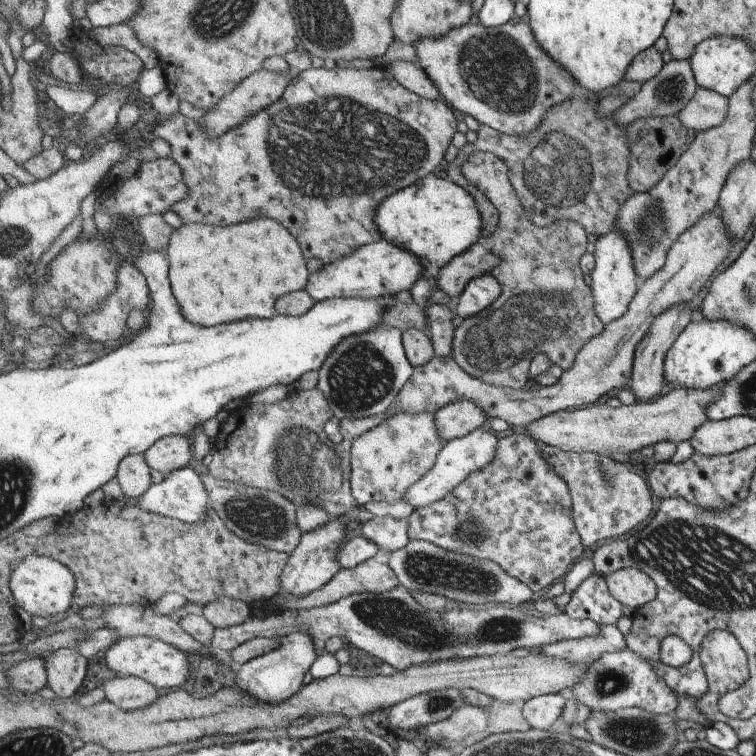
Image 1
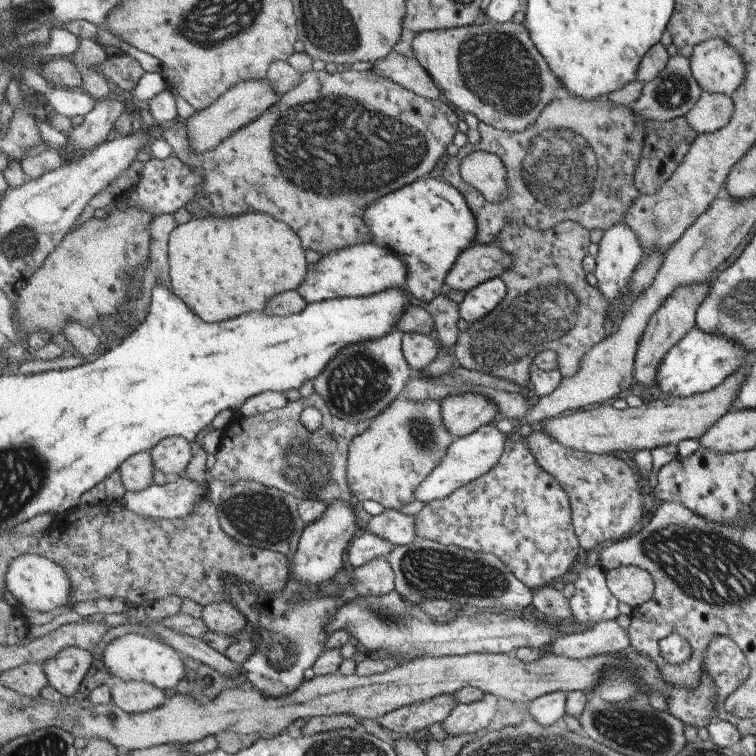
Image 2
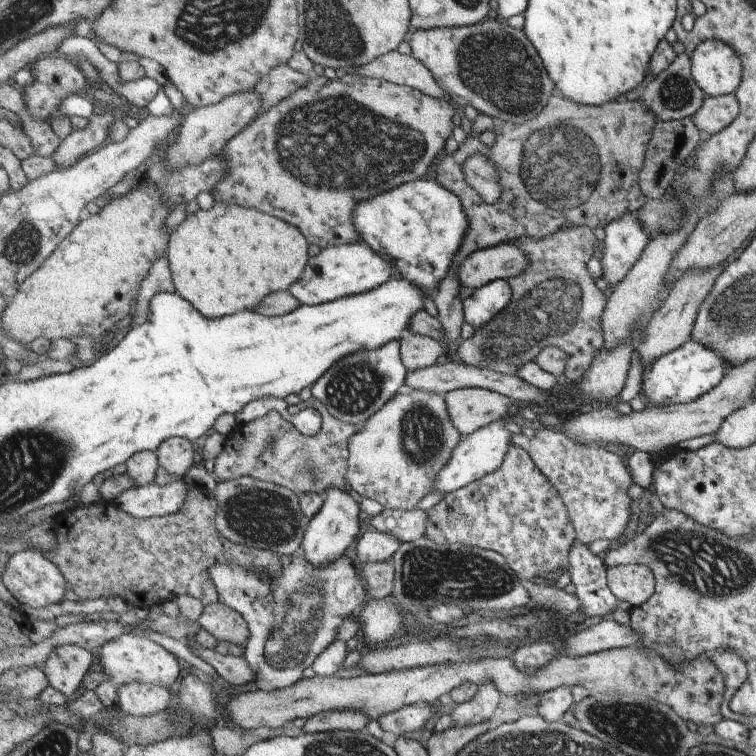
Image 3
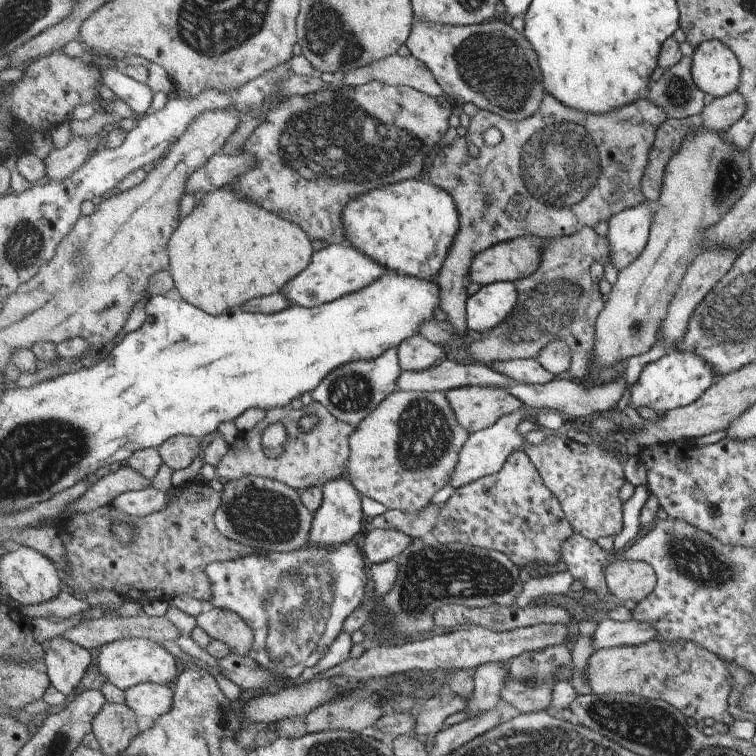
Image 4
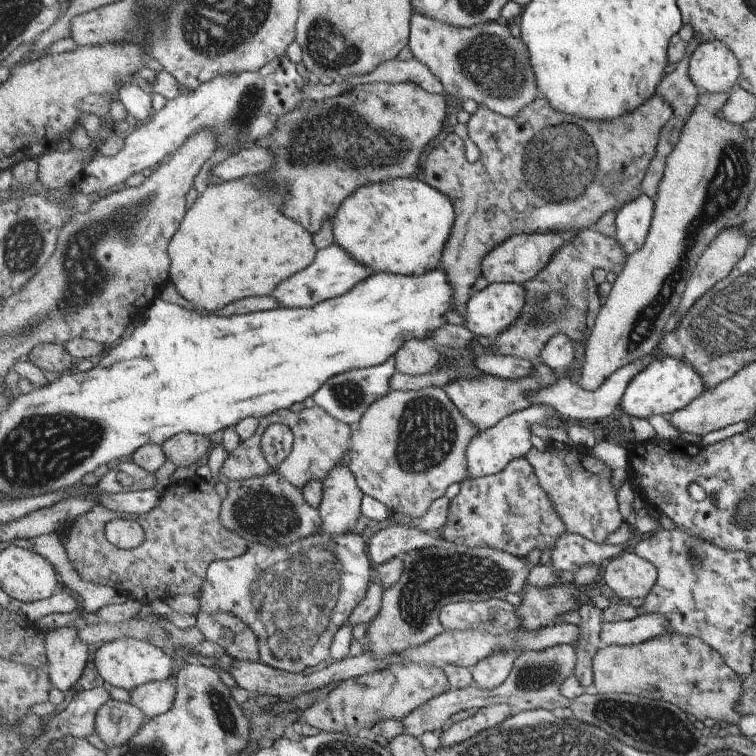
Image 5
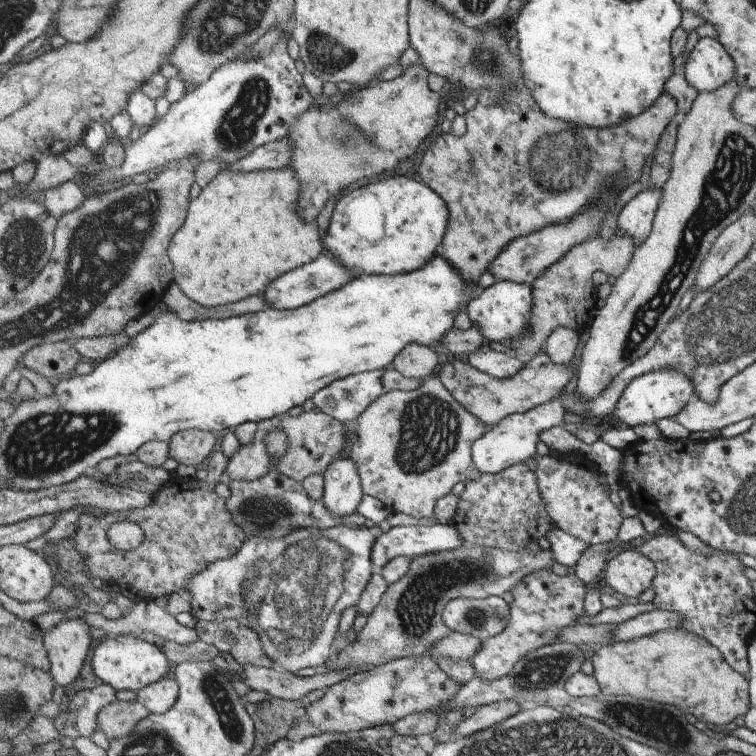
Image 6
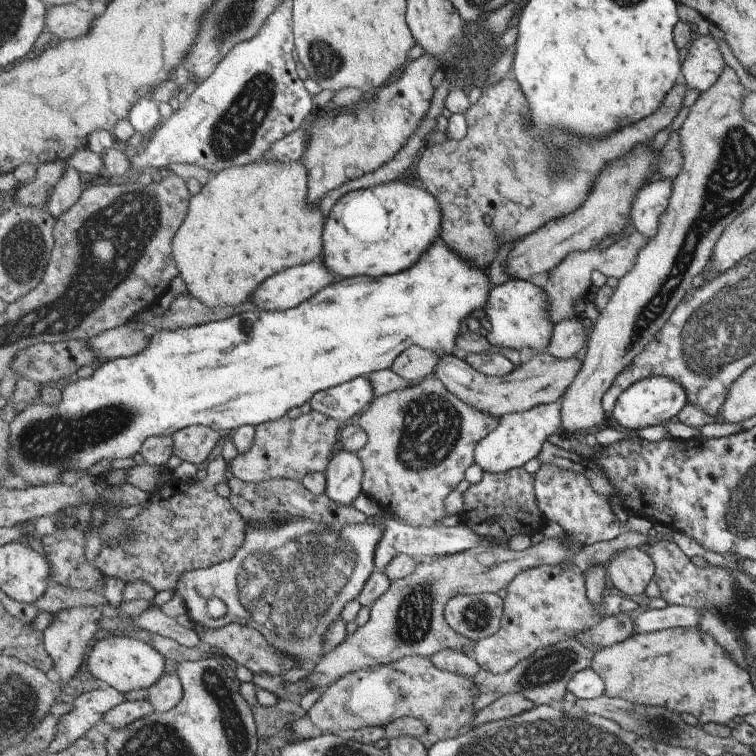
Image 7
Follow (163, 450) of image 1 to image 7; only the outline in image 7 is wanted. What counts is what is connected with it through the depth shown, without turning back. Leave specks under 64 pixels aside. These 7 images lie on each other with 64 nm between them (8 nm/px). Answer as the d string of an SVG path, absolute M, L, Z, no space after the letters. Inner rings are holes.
M191 426L178 431L173 436L174 455L181 461L201 464L209 458L224 432L209 426Z

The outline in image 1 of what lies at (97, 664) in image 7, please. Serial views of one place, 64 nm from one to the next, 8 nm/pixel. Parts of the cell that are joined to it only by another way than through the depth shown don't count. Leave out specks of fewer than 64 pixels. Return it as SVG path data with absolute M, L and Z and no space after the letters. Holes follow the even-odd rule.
M150 636L121 638L108 648L105 658L108 668L114 670L117 676L144 678L158 688L171 690L177 686L183 686L191 678L191 667L194 667L196 663L193 657L179 650L179 647L171 646L171 643L163 639Z

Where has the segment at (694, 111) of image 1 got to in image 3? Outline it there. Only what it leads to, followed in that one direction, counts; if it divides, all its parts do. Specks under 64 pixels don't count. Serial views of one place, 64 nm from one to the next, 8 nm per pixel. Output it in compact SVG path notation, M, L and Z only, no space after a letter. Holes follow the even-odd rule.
M734 93L703 99L699 110L690 116L704 136L717 134L727 128L731 121L739 114L739 104Z

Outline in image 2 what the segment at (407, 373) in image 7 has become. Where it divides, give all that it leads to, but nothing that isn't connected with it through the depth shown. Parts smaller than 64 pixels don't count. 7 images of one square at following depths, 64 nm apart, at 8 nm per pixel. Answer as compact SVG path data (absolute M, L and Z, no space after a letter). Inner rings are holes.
M404 333L403 354L407 364L416 370L429 368L439 356L440 342L432 335Z

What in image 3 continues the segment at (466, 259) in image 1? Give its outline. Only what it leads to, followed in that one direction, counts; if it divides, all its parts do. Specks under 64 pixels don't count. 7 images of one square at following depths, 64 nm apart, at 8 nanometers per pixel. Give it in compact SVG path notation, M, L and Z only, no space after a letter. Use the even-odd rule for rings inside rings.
M514 241L477 250L459 268L459 282L474 289L496 280L511 280L527 272L531 258Z

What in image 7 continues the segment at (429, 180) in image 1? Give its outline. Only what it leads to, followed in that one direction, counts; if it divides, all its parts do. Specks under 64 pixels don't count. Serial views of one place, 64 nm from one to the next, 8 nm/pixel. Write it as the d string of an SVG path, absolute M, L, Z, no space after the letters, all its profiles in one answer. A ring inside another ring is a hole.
M386 181L337 200L323 234L323 262L339 278L377 277L409 270L442 236L443 209L431 191L407 182Z

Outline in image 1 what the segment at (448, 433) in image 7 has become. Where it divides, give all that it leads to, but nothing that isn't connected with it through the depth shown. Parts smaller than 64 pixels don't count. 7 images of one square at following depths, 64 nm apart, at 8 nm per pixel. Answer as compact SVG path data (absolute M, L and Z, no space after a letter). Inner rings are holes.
M435 410L421 414L401 412L385 418L379 426L355 438L350 479L359 507L370 502L403 502L411 486L415 486L437 464L446 440L439 436L435 420Z

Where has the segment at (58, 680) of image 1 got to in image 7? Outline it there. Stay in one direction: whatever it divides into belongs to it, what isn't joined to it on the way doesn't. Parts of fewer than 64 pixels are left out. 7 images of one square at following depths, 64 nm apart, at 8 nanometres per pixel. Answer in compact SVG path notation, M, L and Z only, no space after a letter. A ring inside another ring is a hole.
M79 606L71 609L61 610L54 614L53 622L44 632L47 652L53 656L55 662L54 670L60 676L60 683L67 684L83 666L87 658L87 648L94 646L93 638L99 630L99 620L105 617L104 610L99 612L95 606Z

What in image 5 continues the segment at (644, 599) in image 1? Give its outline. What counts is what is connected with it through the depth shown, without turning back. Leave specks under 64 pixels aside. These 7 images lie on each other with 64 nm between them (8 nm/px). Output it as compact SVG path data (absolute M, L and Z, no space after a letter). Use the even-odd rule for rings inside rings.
M623 552L604 565L602 581L625 600L646 598L655 590L658 567L637 552Z

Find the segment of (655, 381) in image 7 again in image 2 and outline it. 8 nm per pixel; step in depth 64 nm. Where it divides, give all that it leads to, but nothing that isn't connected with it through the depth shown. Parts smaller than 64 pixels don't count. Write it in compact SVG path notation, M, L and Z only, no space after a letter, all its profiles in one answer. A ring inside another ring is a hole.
M694 326L687 332L687 336L663 358L657 372L657 386L655 387L671 398L673 396L693 397L694 394L707 392L715 385L721 385L748 359L751 360L752 356L748 355L738 343L731 342L730 339L719 334L707 334L707 331L699 330L699 327Z

